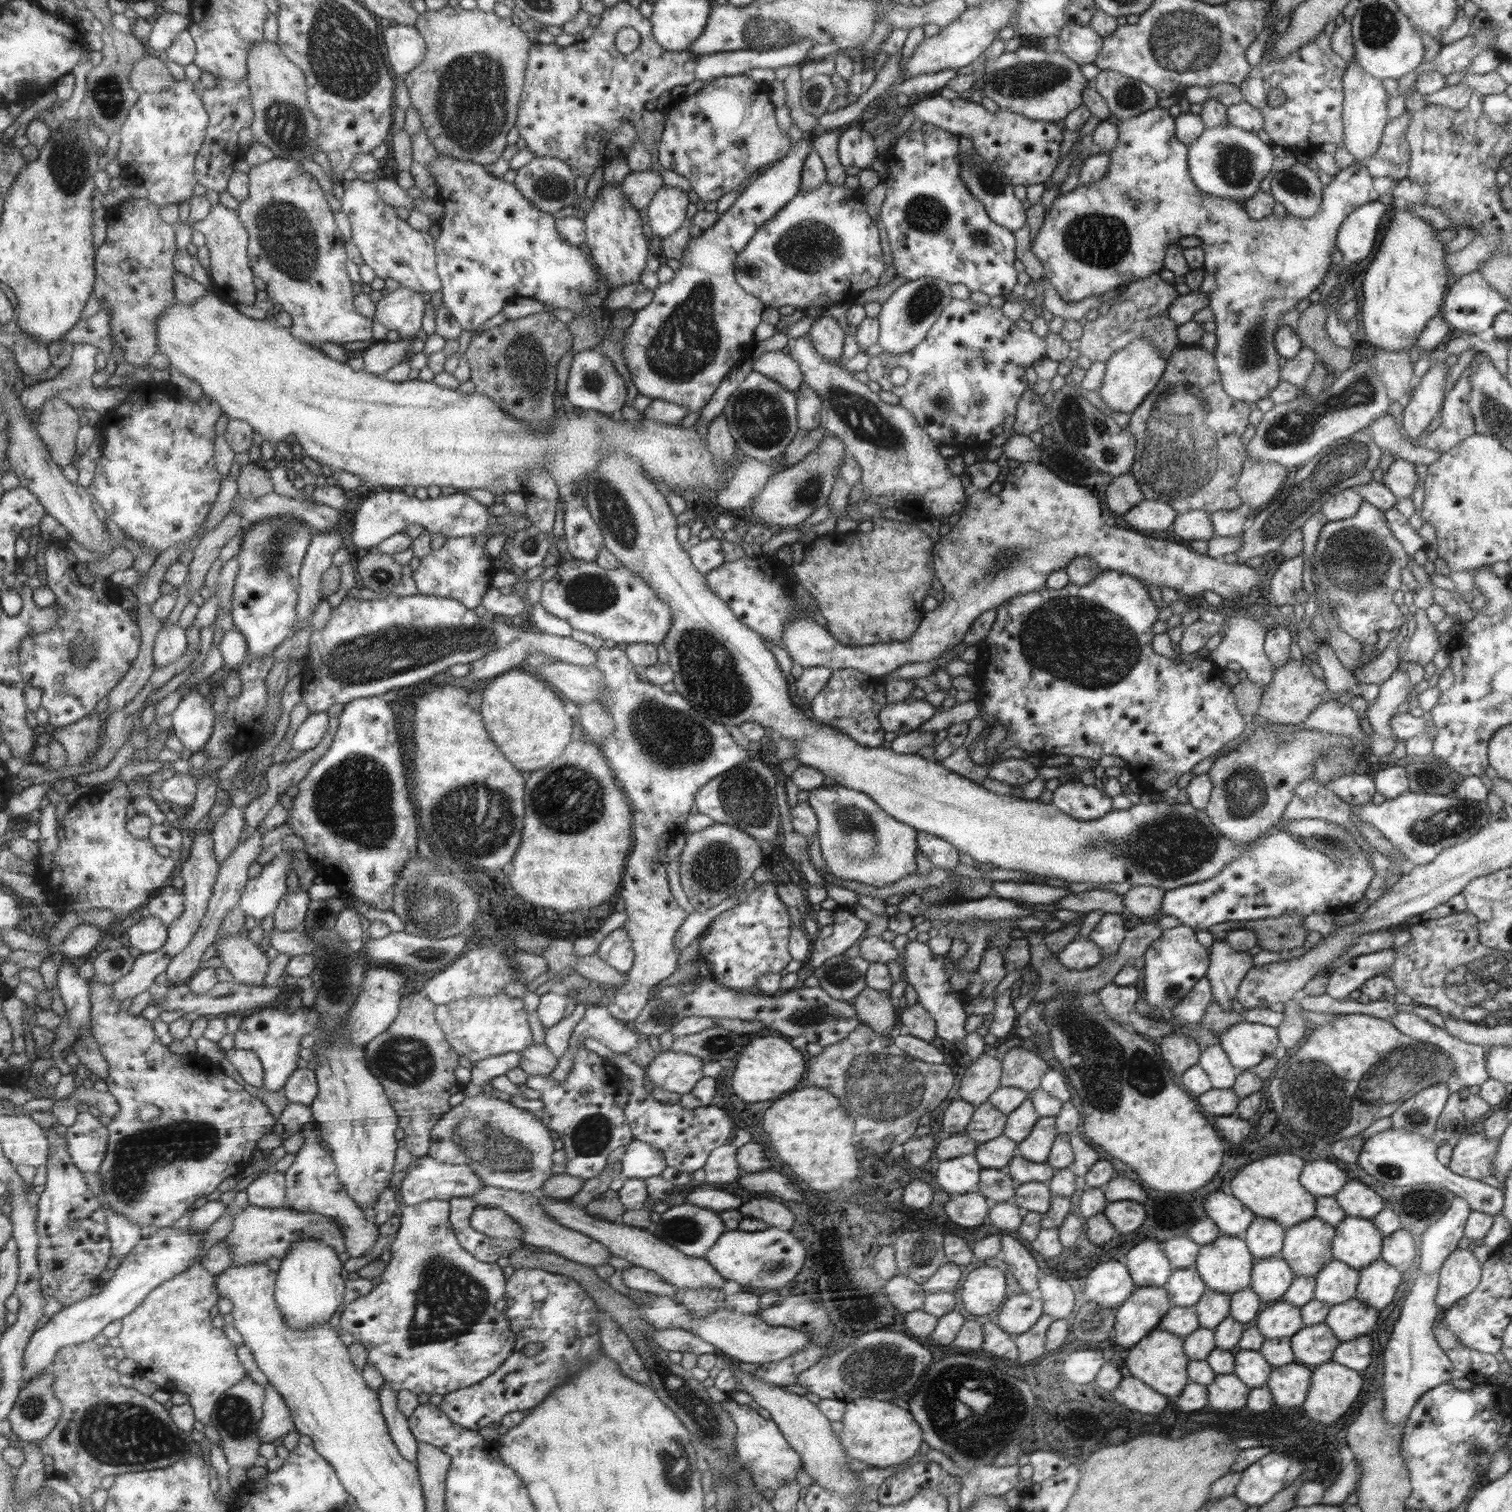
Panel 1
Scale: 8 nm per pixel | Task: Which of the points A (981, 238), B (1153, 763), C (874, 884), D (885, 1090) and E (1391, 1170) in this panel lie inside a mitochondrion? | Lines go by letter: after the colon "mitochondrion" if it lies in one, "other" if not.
A: mitochondrion
B: other
C: other
D: mitochondrion
E: mitochondrion

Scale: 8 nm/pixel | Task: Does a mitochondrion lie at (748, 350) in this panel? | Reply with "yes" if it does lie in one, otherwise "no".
no

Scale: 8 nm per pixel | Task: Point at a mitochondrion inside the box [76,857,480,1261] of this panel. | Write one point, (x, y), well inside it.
(137, 1156)

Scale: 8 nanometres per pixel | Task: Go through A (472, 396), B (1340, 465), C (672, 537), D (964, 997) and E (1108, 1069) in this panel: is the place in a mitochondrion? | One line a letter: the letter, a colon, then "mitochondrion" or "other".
A: other
B: mitochondrion
C: other
D: other
E: mitochondrion

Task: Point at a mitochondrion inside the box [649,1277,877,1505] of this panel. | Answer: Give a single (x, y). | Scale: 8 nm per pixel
(671, 1455)

